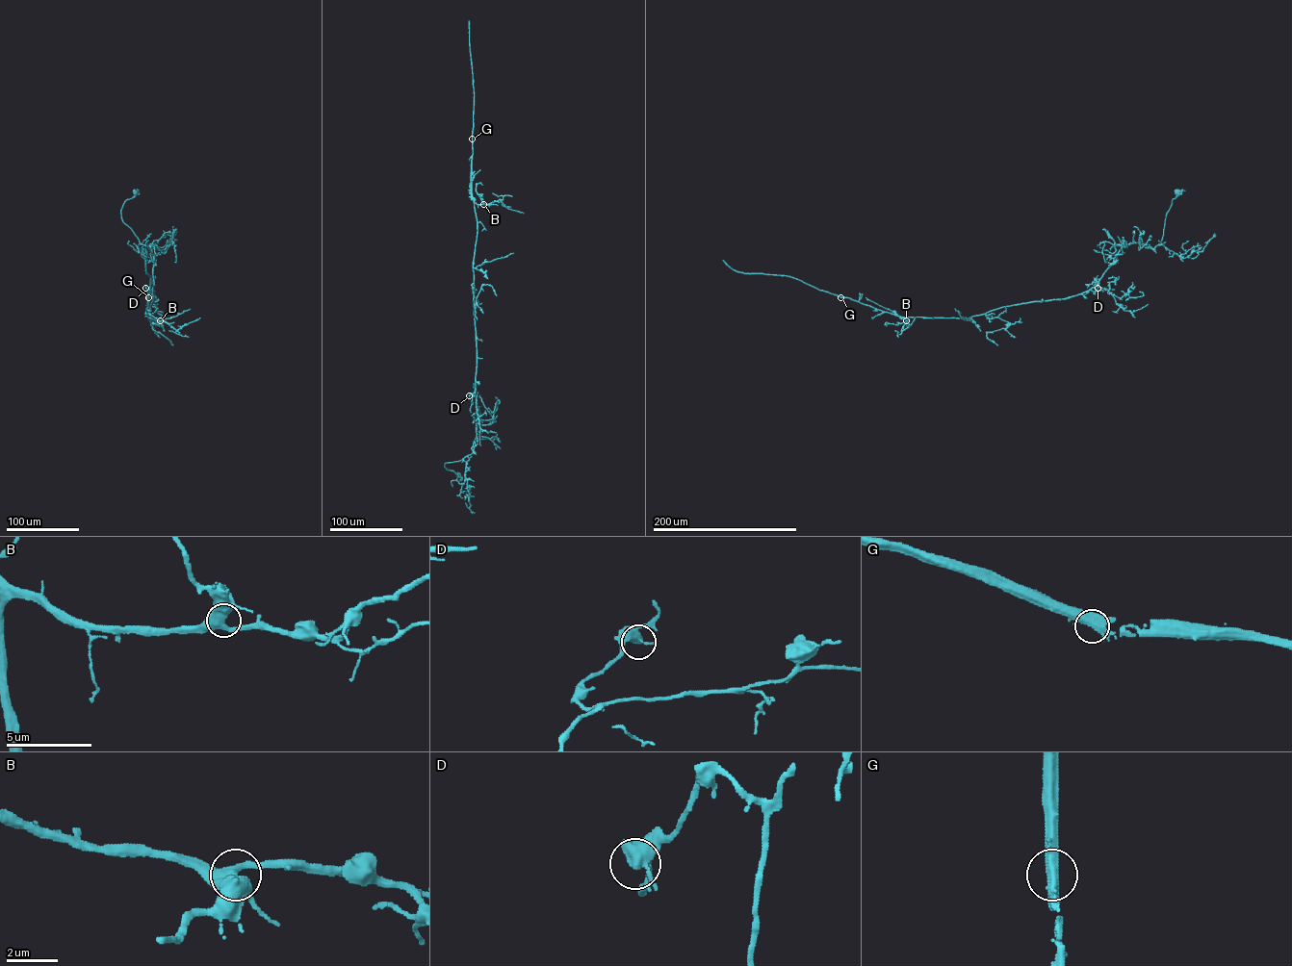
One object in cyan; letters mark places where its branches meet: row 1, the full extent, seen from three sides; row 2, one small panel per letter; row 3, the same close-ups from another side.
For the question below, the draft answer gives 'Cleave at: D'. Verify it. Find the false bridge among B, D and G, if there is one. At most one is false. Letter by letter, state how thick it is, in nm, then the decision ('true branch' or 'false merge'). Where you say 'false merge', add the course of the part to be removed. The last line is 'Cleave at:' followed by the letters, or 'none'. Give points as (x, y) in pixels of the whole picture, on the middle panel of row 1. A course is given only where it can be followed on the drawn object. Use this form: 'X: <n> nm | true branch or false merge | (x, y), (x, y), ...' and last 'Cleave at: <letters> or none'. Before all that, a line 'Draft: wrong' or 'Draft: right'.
Draft: wrong
B: 440 nm | true branch
D: 420 nm | true branch
G: 400 nm | true branch
Cleave at: none

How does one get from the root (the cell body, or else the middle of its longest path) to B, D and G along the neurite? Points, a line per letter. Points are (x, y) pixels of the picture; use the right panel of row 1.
B: (1177, 192), (1161, 242), (1153, 248), (1125, 244), (1098, 282), (1084, 292), (968, 317), (906, 320)
D: (1177, 192), (1166, 215), (1161, 242), (1153, 248), (1144, 243), (1125, 244), (1091, 290), (1095, 293), (1098, 288)
G: (1177, 192), (1161, 242), (1153, 248), (1125, 244), (1098, 282), (1080, 293), (965, 318), (901, 317), (840, 297)

